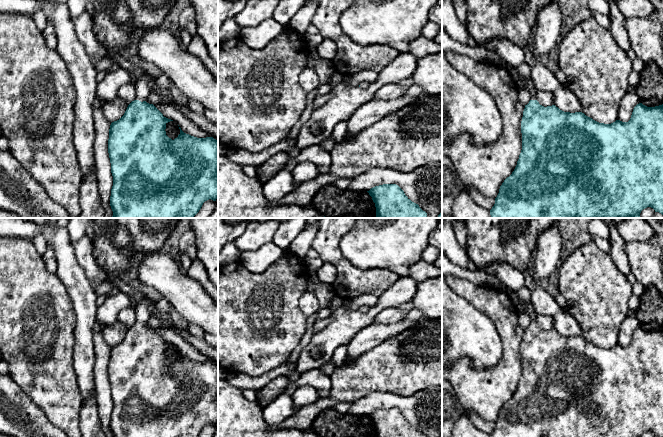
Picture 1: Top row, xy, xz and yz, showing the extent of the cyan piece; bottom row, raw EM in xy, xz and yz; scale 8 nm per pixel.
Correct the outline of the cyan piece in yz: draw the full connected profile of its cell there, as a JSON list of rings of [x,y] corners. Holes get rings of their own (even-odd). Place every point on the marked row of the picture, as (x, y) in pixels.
[[[516,67],[509,69],[518,88],[528,88],[531,100],[525,105],[521,121],[522,150],[512,174],[500,186],[495,204],[490,210],[491,218],[639,218],[643,209],[651,207],[663,215],[663,104],[647,107],[637,104],[628,122],[616,120],[611,124],[599,123],[582,112],[564,112],[555,105],[544,107],[536,100],[537,90],[531,77],[522,77]]]

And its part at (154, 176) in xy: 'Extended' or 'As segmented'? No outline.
Extended

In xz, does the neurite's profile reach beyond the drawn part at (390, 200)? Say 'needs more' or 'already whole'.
already whole

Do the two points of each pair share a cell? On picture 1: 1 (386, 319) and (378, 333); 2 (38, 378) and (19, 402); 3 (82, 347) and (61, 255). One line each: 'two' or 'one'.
1: two
2: two
3: one

